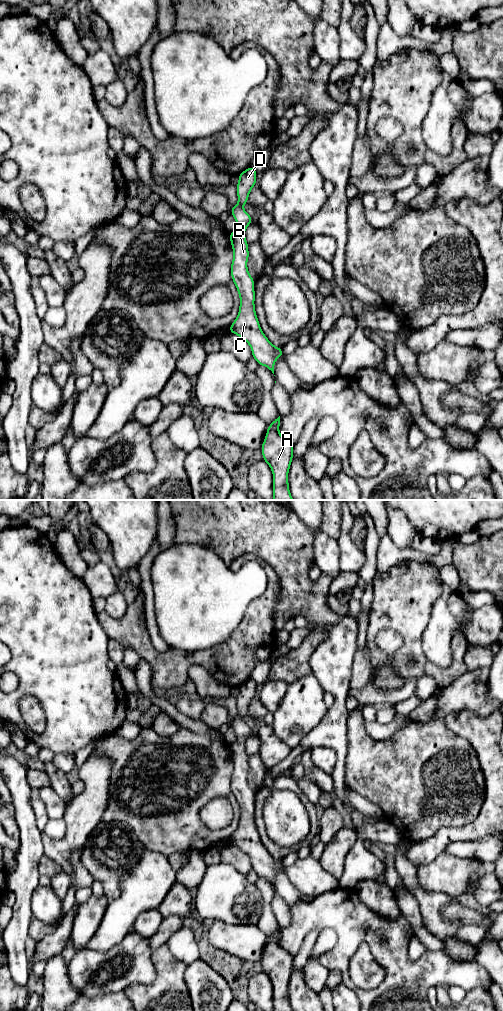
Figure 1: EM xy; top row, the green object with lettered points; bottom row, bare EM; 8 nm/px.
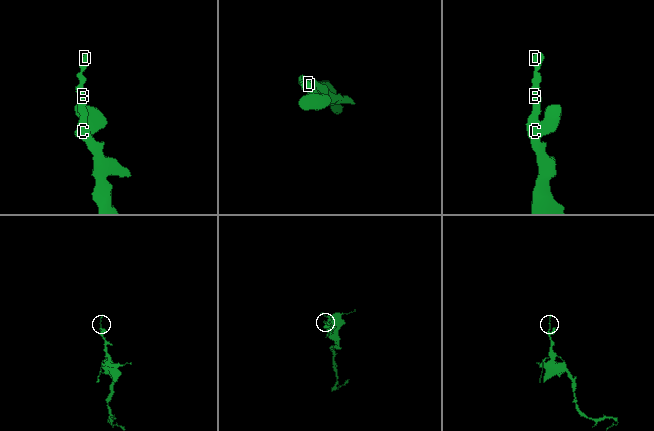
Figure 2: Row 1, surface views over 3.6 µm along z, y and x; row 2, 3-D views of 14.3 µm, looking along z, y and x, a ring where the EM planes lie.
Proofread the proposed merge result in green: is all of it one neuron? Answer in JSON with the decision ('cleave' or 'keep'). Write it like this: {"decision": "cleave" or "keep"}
{"decision": "keep"}

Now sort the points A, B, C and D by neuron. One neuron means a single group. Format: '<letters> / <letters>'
A B C D

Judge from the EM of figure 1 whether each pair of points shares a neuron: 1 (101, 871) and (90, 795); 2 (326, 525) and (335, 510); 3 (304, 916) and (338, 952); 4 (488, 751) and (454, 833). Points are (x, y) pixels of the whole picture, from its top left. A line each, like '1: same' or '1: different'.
1: different
2: same
3: same
4: same

